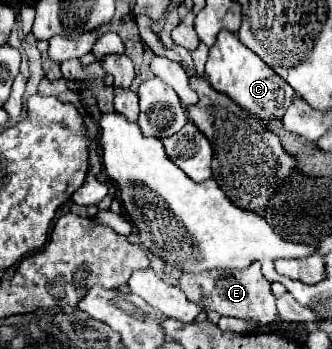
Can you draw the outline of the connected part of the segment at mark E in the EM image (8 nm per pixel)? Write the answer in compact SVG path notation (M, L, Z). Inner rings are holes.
M258 263L242 271L210 271L210 273L200 273L200 275L182 273L180 277L180 289L184 291L184 295L192 303L198 303L204 311L238 317L242 321L256 321L260 327L270 325L278 317L276 297L270 287L272 283L262 275Z

